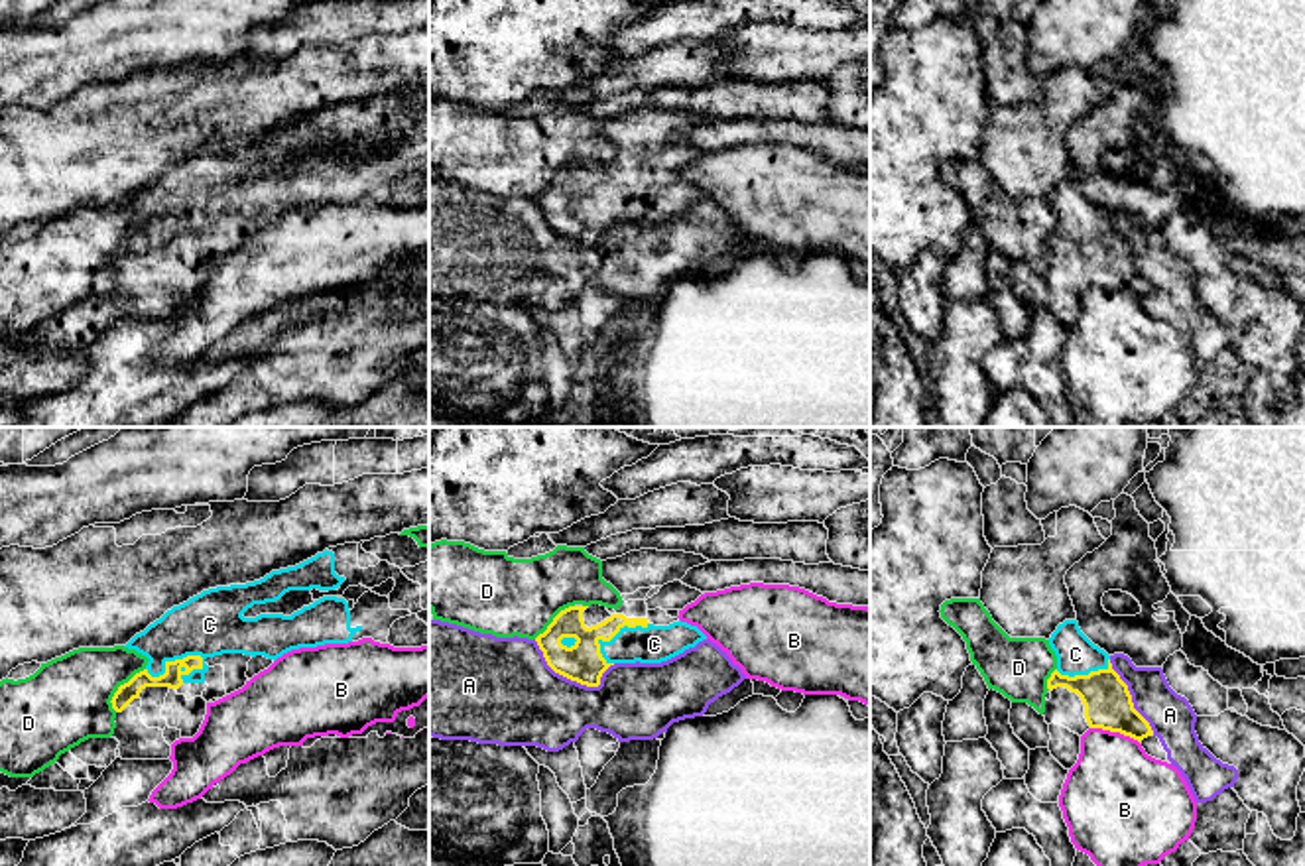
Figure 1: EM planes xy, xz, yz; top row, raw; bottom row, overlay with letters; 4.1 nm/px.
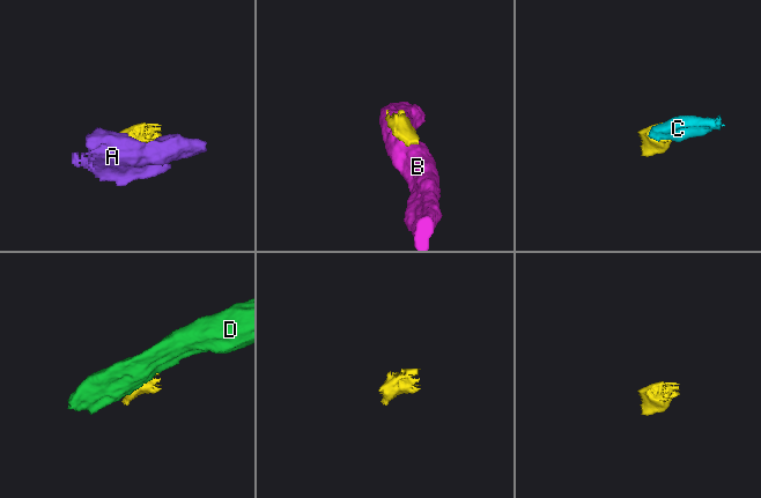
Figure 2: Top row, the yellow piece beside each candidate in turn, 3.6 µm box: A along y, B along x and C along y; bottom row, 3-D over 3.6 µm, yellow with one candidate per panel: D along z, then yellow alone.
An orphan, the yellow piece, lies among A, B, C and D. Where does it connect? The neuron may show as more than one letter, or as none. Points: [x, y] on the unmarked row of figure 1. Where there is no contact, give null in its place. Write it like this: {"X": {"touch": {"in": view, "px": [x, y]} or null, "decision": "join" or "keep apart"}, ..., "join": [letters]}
{"A": {"touch": {"in": "xz", "px": [573, 239]}, "decision": "keep apart"}, "B": {"touch": {"in": "yz", "px": [1115, 290]}, "decision": "keep apart"}, "C": {"touch": {"in": "xy", "px": [172, 221]}, "decision": "join"}, "D": {"touch": {"in": "xy", "px": [119, 247]}, "decision": "keep apart"}, "join": ["C"]}

